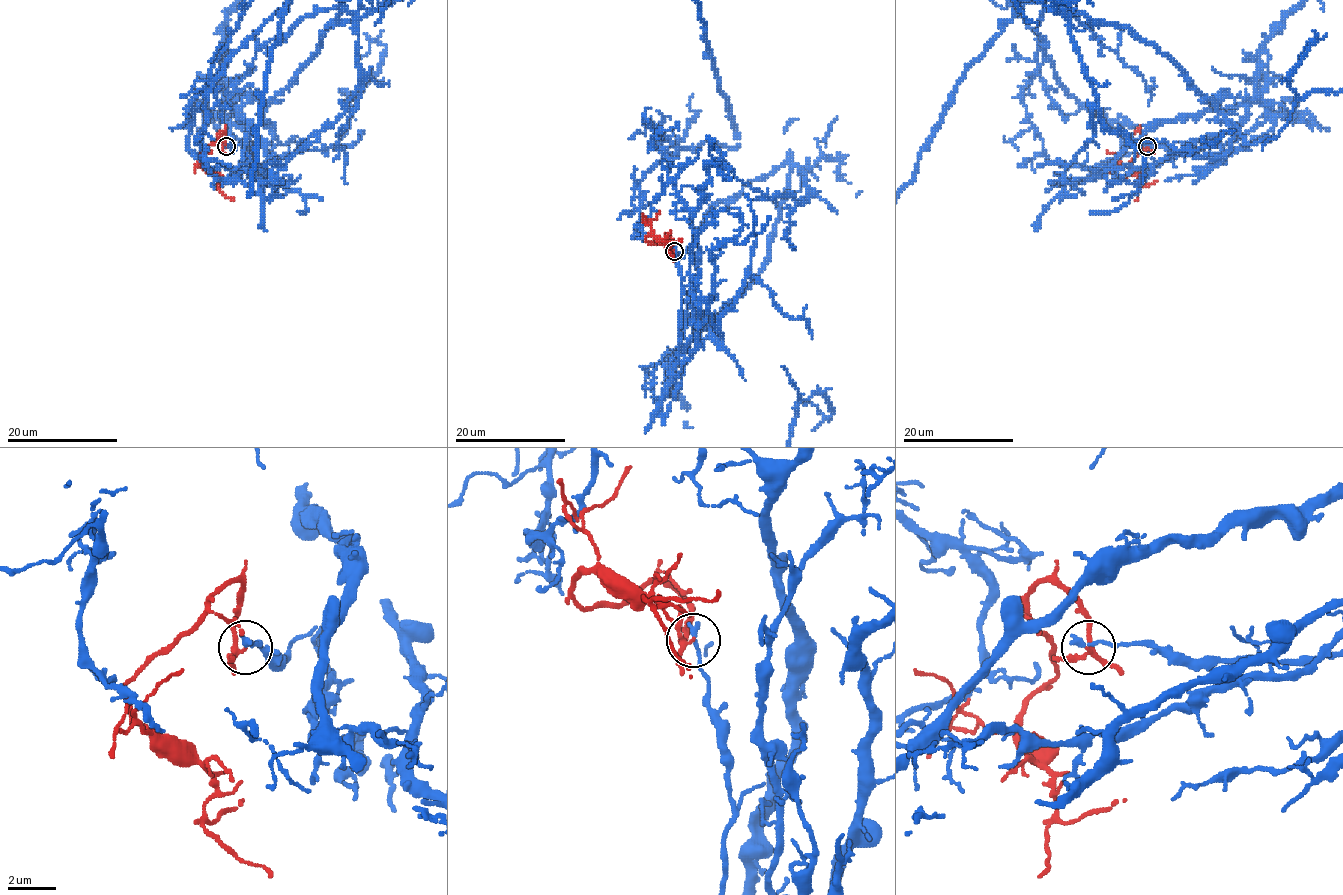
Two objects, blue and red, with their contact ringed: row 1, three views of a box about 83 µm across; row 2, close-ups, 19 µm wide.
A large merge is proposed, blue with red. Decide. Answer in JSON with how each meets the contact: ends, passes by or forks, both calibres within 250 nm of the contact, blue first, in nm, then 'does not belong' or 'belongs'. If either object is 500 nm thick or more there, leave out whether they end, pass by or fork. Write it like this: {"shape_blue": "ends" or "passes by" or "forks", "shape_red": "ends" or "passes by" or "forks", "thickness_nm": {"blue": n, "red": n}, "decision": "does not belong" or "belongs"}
{"shape_blue": "ends", "shape_red": "forks", "thickness_nm": {"blue": 240, "red": 160}, "decision": "does not belong"}

